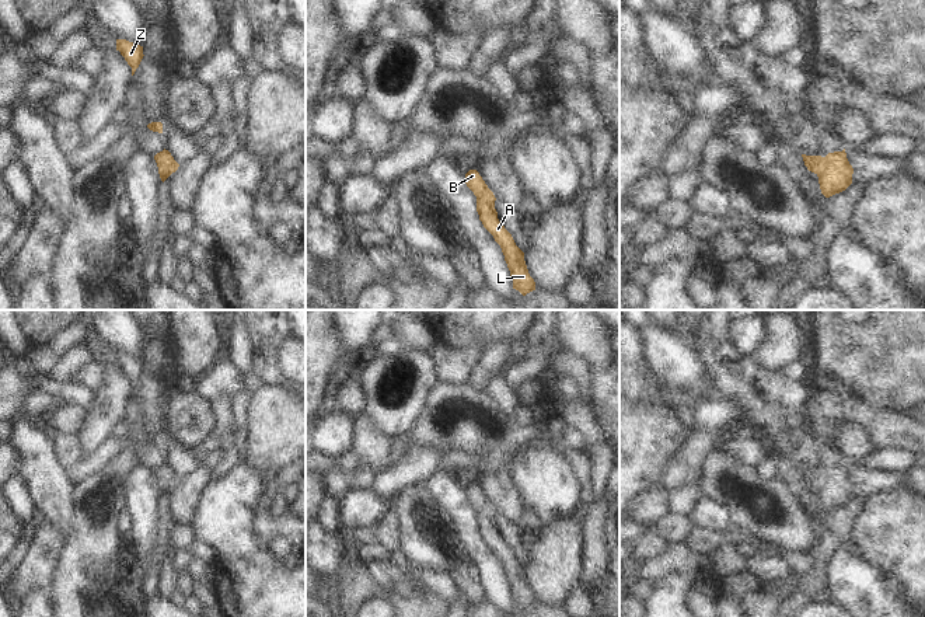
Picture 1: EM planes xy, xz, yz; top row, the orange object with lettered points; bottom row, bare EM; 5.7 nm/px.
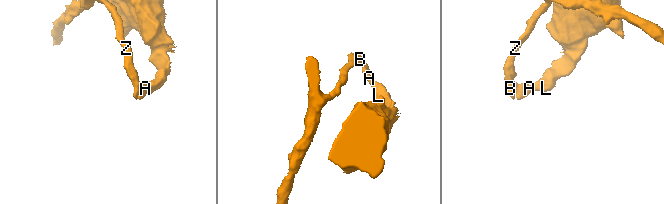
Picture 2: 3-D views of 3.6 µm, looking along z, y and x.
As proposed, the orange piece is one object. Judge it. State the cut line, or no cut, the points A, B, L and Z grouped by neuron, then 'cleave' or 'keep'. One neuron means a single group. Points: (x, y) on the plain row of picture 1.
cut none; groups A B L Z; keep

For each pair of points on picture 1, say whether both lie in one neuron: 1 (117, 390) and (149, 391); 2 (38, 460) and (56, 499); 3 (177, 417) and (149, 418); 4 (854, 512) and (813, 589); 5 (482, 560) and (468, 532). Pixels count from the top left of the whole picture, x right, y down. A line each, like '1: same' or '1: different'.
1: different
2: same
3: different
4: same
5: same

